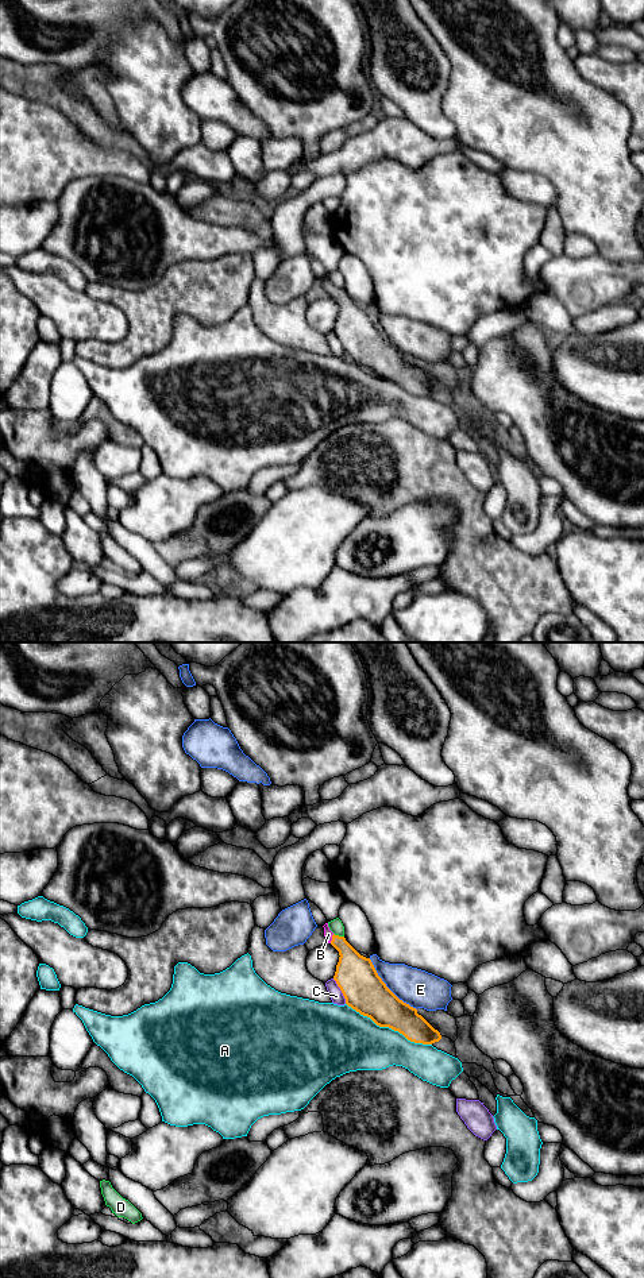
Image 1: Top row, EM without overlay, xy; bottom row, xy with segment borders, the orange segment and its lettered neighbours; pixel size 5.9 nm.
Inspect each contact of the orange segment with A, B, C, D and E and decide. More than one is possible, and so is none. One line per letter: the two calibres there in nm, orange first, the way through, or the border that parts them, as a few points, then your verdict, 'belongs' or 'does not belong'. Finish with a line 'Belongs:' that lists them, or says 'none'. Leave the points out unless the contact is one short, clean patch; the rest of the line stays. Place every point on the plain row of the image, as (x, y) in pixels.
A: 240 nm thick on the orange side, 340 nm on the other; does not belong
B: 220 nm thick on the orange side, 50 nm on the other; runs through xy (355, 325), (349, 307), (332, 290), (328, 286); belongs
C: 240 nm thick on the orange side, 80 nm on the other; border along xy (332, 331), (346, 355); does not belong
D: 220 nm thick on the orange side, 80 nm on the other; border along xy (334, 285), (343, 289); does not belong
E: 240 nm thick on the orange side, 220 nm on the other; does not belong
Belongs: B

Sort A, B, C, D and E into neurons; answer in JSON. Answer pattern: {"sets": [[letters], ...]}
{"sets": [["A"], ["B"], ["C"], ["D"], ["E"]]}

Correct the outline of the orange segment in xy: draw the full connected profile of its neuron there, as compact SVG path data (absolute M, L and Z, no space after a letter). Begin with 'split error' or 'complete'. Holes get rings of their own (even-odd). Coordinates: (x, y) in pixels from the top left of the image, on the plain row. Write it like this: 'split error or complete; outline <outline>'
split error; outline M328 275L324 289L339 304L333 332L340 340L346 356L379 379L389 379L408 393L432 397L441 391L417 362L400 352L378 328L370 310L360 308L344 289L335 287Z

